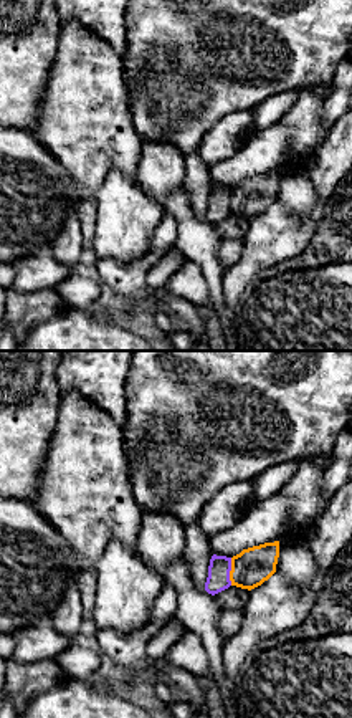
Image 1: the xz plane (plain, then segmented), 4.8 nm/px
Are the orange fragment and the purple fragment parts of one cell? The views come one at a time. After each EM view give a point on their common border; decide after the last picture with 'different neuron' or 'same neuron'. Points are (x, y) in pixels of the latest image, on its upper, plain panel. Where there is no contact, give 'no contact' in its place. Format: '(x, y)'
(230, 201)

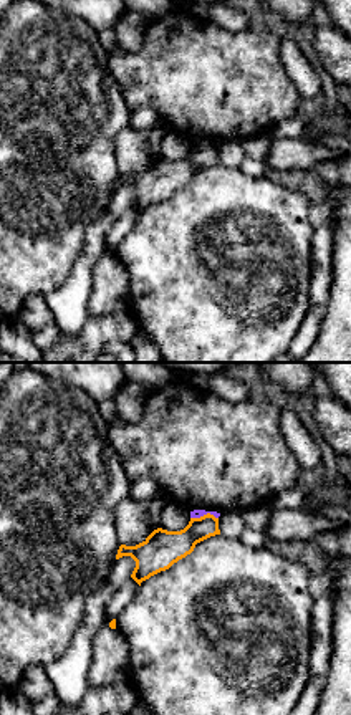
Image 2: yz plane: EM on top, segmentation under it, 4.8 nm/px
(204, 144)

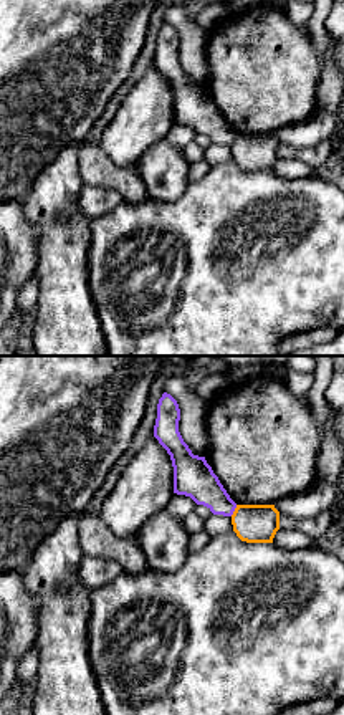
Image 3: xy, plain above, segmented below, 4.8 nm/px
(235, 139)

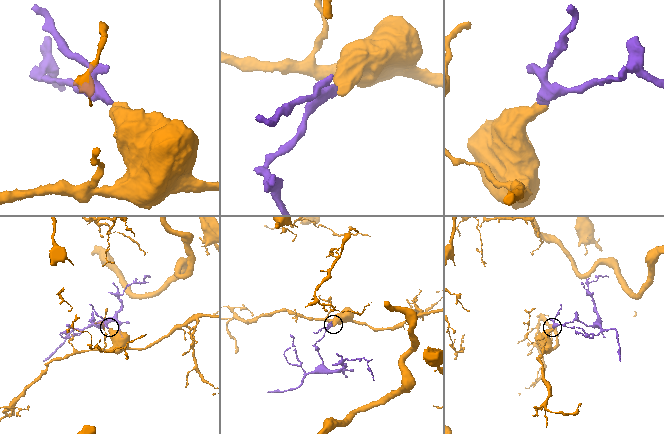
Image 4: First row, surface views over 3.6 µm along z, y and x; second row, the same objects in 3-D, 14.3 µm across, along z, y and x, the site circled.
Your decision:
different neuron

